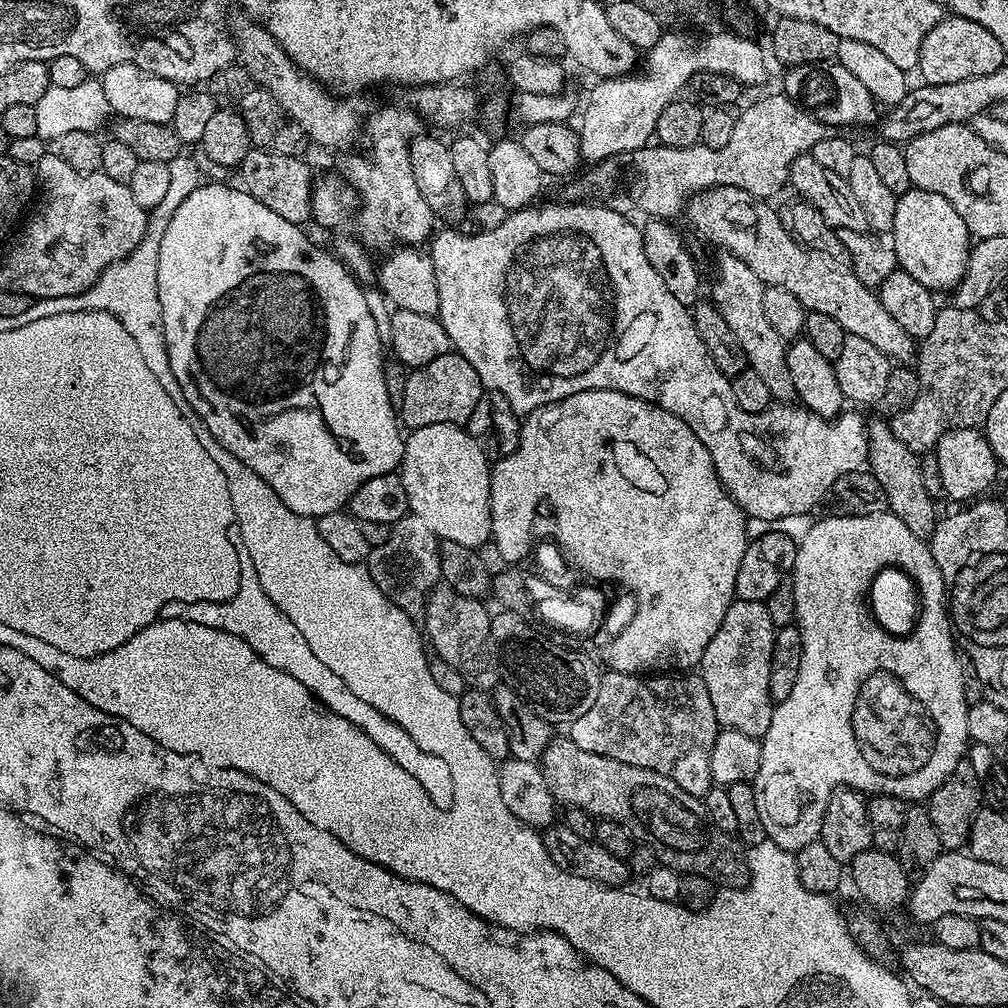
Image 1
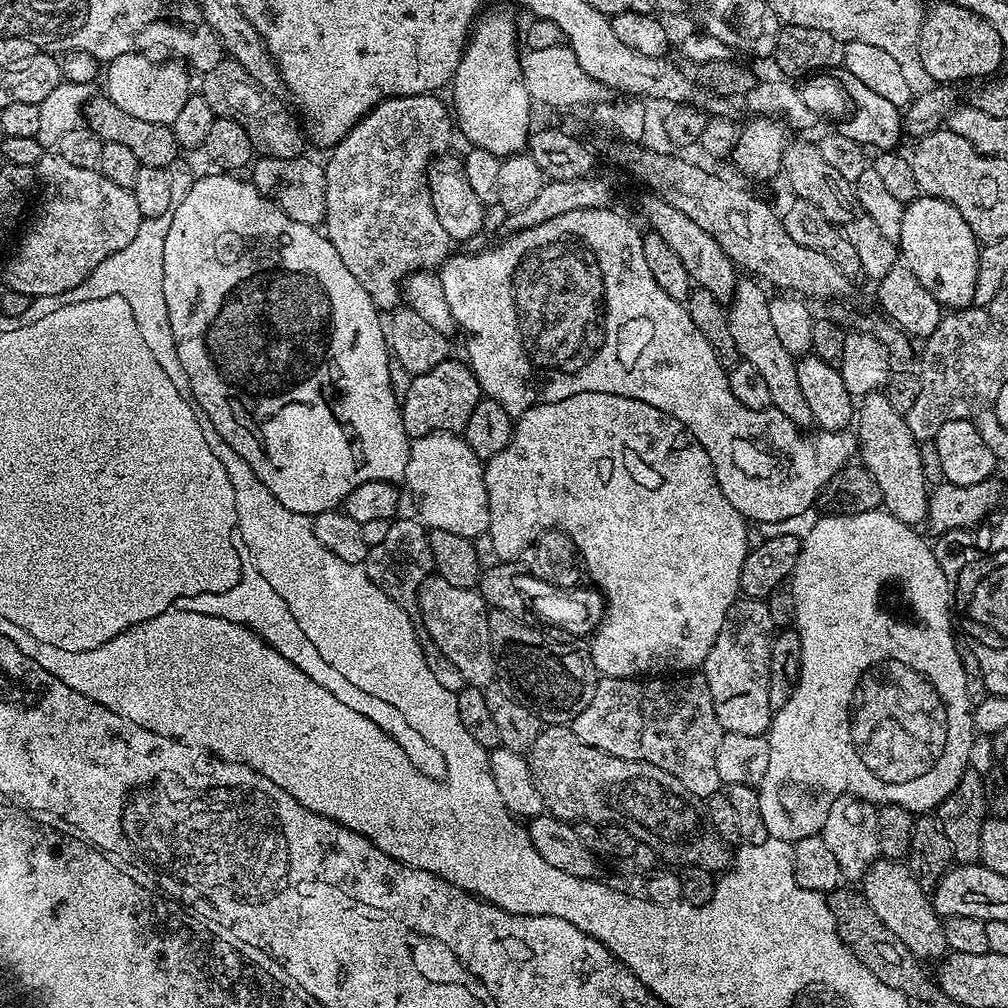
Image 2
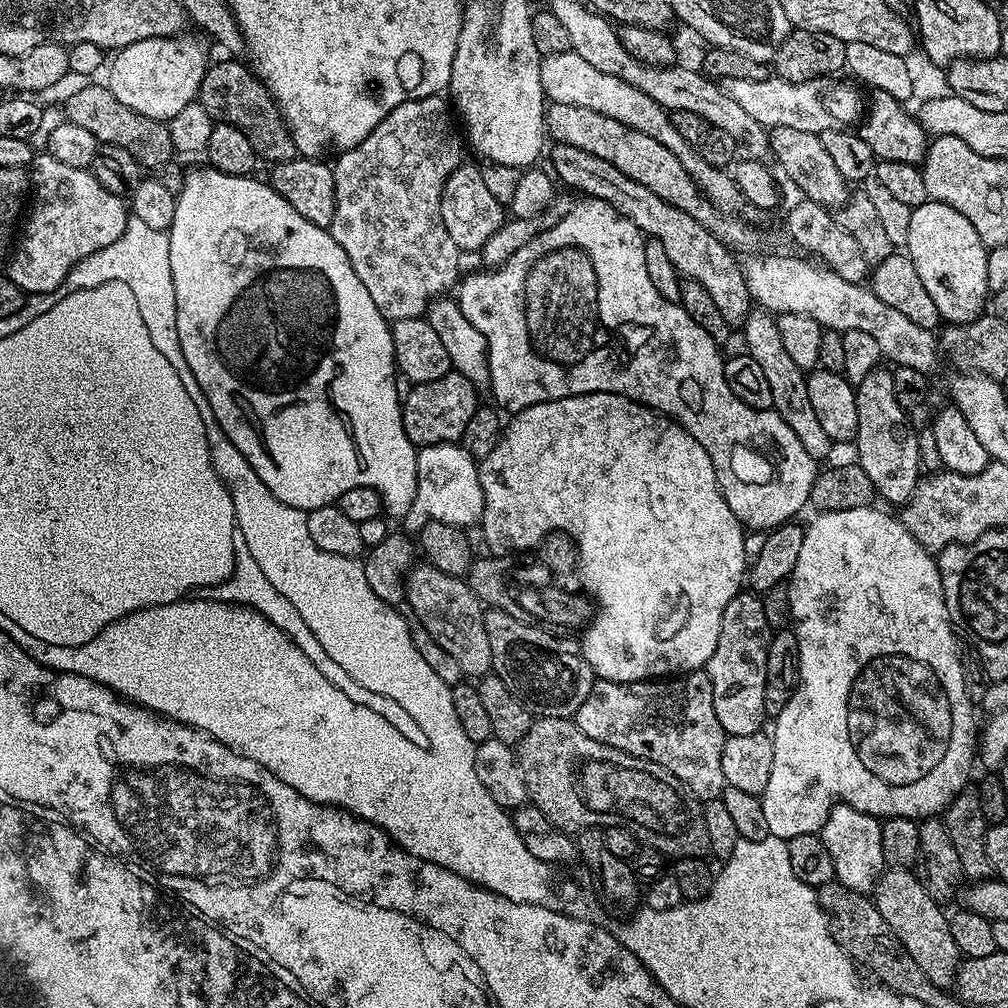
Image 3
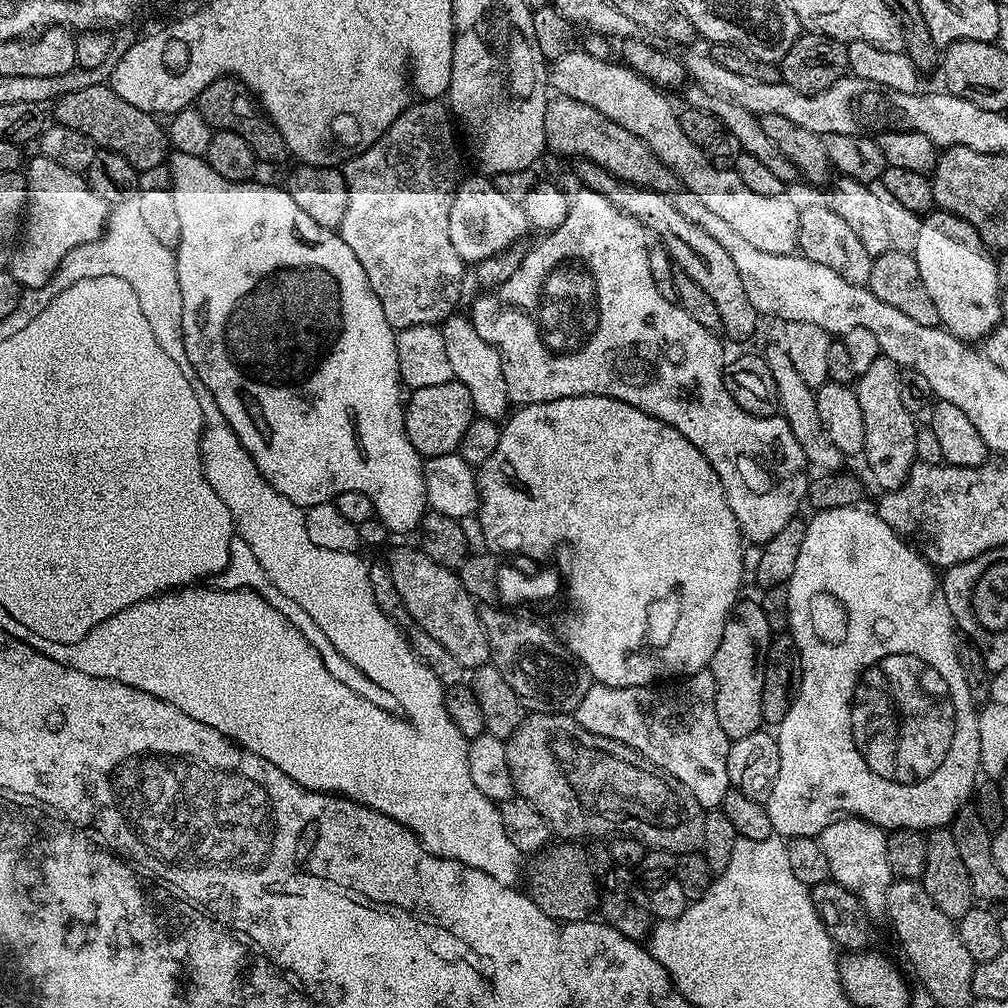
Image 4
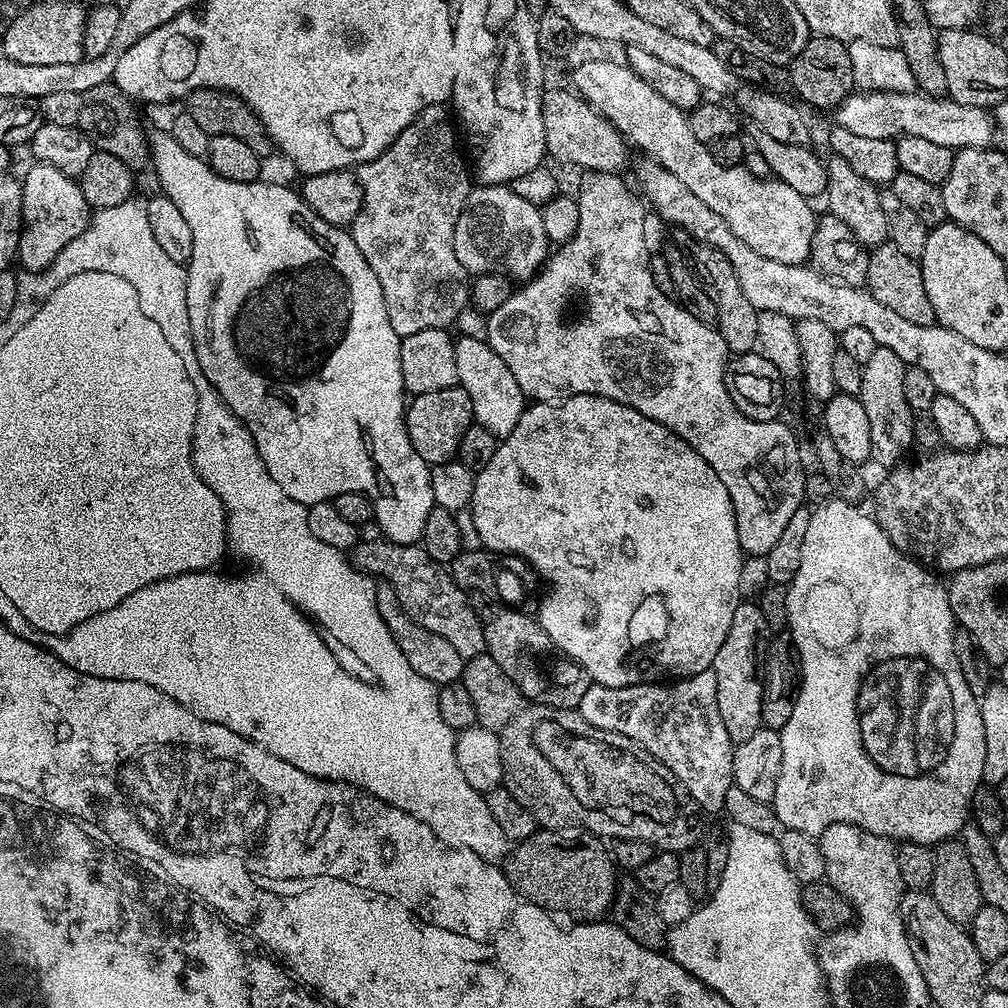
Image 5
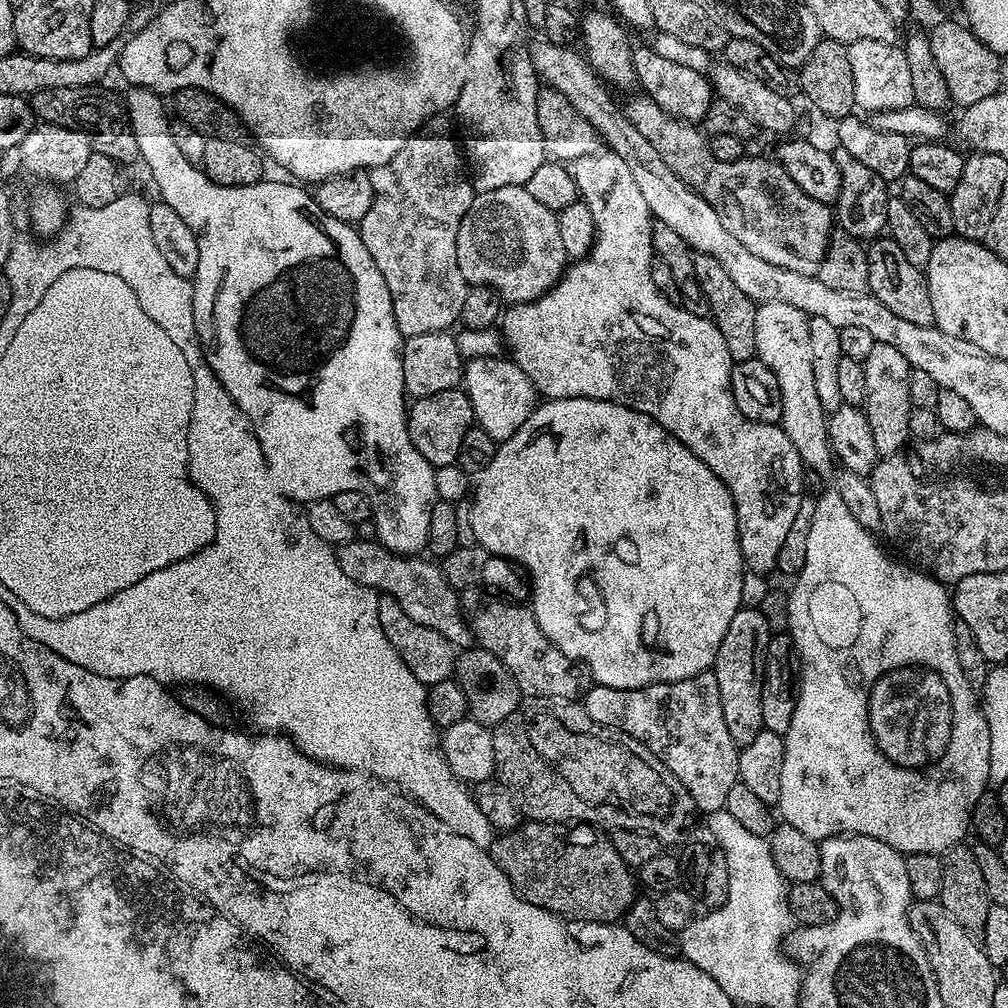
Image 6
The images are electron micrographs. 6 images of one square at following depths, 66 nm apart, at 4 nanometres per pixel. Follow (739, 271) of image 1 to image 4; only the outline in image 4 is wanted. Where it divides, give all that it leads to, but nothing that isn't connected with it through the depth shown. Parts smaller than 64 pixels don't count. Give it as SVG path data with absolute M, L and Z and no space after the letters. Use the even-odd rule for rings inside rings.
M779 343L772 344L762 352L764 361L770 366L770 374L774 374L774 382L778 386L778 402L780 403L779 415L783 416L785 422L790 426L794 438L798 438L798 446L802 446L802 454L805 461L813 469L820 472L839 472L845 467L846 458L830 442L830 434L826 426L822 426L822 418L818 415L818 402L816 393L802 379L794 362L790 362L790 354Z

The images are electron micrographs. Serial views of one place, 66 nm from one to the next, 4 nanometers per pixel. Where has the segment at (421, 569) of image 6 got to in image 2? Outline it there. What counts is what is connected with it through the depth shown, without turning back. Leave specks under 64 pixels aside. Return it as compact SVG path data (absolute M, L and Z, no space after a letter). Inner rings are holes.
M433 574L420 583L416 605L420 611L419 623L428 631L430 638L434 638L438 650L454 662L465 685L485 689L497 679L496 659L490 646L490 609L476 588L454 586L446 582L446 578Z

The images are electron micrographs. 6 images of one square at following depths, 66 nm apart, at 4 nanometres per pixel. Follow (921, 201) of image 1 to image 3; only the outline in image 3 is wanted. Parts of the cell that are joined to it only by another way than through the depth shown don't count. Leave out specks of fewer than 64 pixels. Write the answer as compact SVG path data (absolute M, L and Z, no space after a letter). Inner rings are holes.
M927 200L922 206L912 209L906 255L914 262L914 270L918 270L918 278L922 278L934 306L938 306L941 321L949 325L968 324L985 311L990 300L990 289L986 278L989 251L982 238L978 238L978 230L974 230L974 226L970 226L969 220L962 218L958 210L937 200Z

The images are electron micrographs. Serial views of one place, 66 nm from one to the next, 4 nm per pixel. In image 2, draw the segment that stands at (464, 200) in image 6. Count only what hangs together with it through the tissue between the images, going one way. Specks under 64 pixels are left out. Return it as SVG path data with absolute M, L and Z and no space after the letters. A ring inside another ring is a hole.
M425 94L422 96L389 96L386 100L381 100L363 120L359 120L348 132L346 138L342 138L339 144L331 149L332 157L326 160L324 164L324 173L326 174L326 214L324 215L323 231L326 233L334 250L342 257L342 262L346 262L346 270L362 282L362 290L370 294L370 298L375 302L377 309L392 310L401 303L402 285L413 272L421 270L436 270L444 264L450 253L453 251L454 242L442 230L442 222L438 222L438 214L434 214L434 202L430 194L428 185L428 165L433 159L441 154L447 153L452 144L452 132L454 136L454 116L450 111L449 105L440 101L441 97L436 94Z

